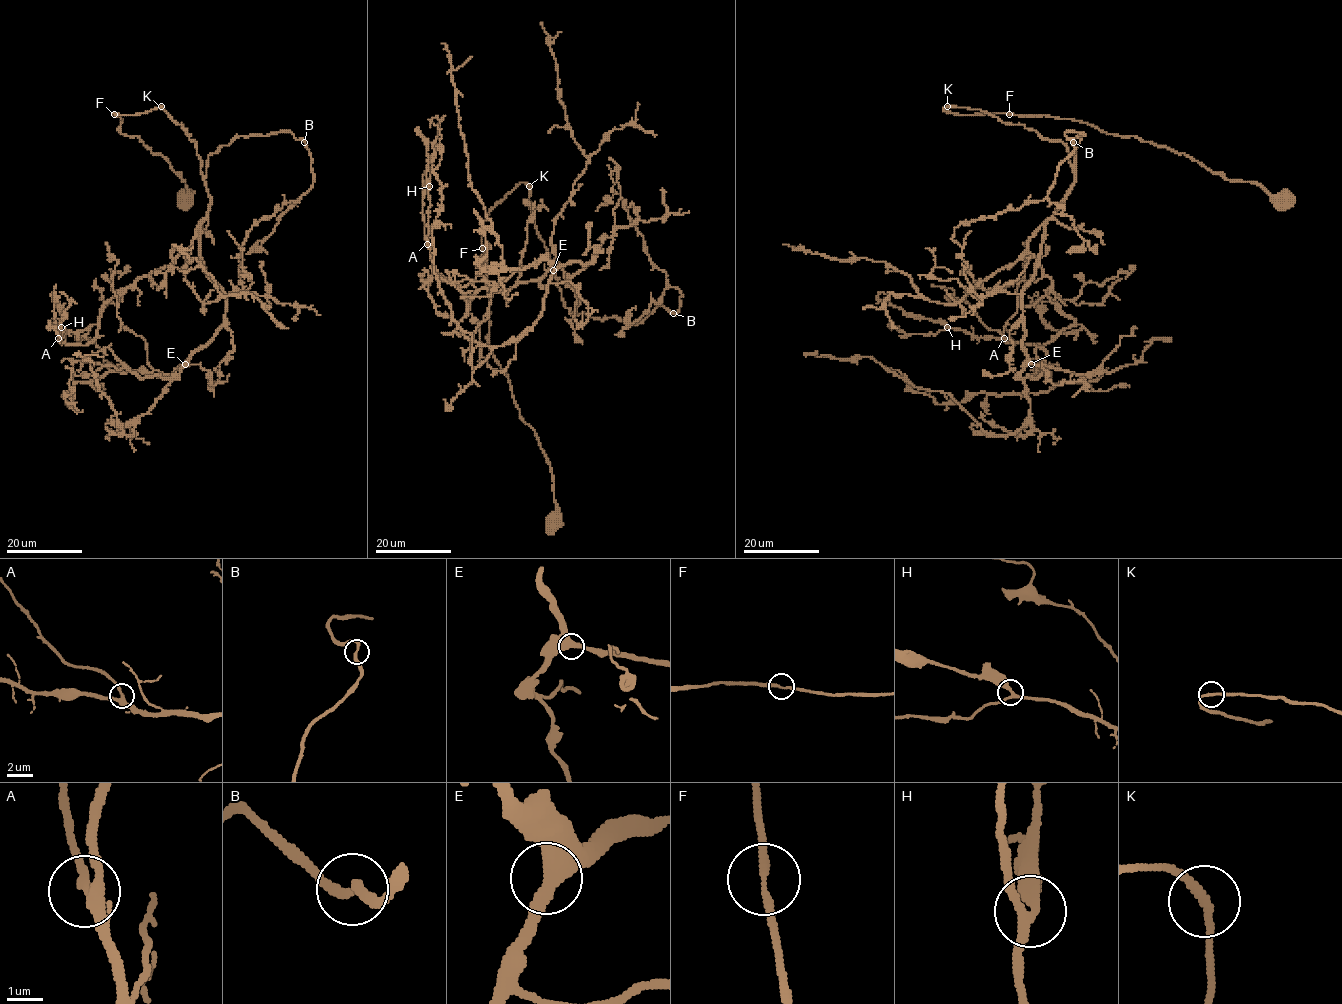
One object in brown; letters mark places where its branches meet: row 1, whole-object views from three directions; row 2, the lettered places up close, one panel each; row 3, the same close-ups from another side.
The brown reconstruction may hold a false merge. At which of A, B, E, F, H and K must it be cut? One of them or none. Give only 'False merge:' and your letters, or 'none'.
False merge: none

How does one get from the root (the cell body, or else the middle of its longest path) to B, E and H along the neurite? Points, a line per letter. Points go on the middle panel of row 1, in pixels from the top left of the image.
B: (553, 520), (550, 463), (488, 344), (487, 214), (527, 185), (571, 314), (637, 324), (660, 304), (673, 313)
E: (553, 520), (550, 463), (488, 344), (481, 227), (521, 183), (571, 314), (568, 281), (594, 263), (553, 270)
H: (553, 520), (488, 344), (481, 227), (521, 183), (571, 314), (576, 290), (551, 266), (468, 314), (429, 186)

